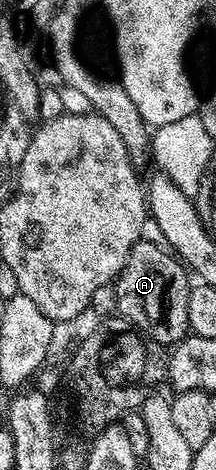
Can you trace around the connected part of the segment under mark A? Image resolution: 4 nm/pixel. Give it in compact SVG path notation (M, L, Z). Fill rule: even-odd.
M142 238L127 256L126 266L115 281L117 313L162 346L174 346L190 332L189 294L191 275L183 261L161 243Z

